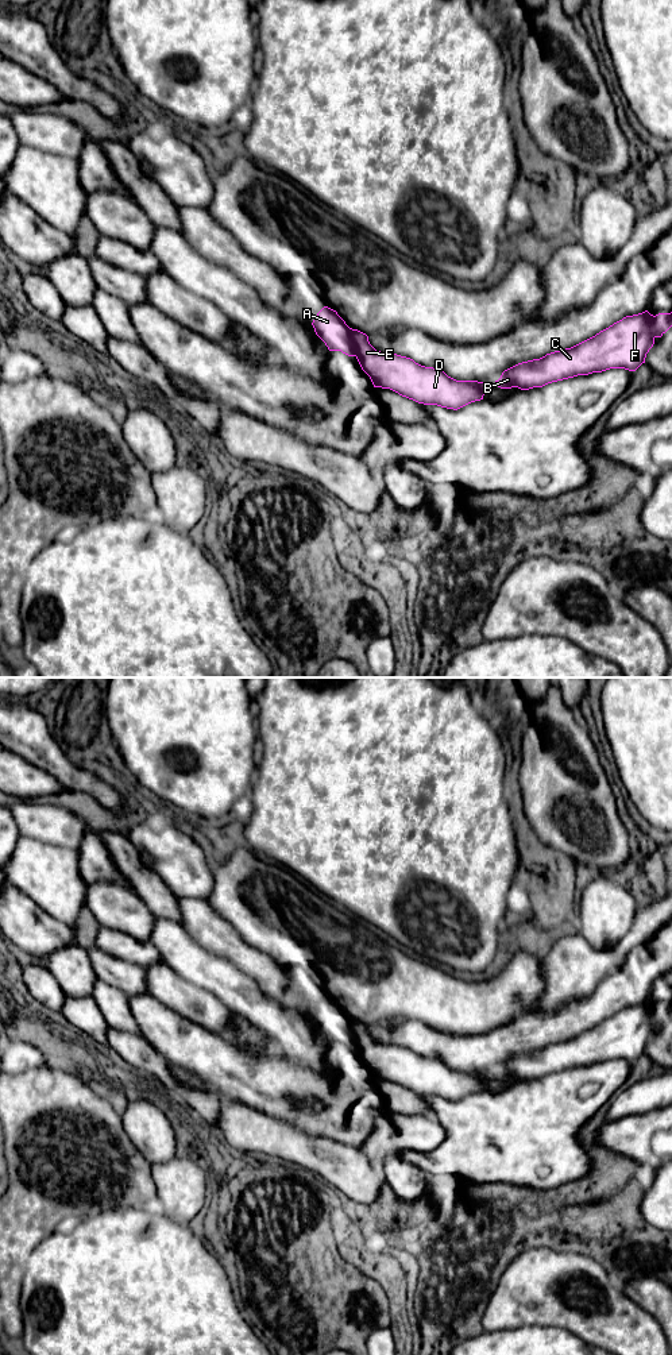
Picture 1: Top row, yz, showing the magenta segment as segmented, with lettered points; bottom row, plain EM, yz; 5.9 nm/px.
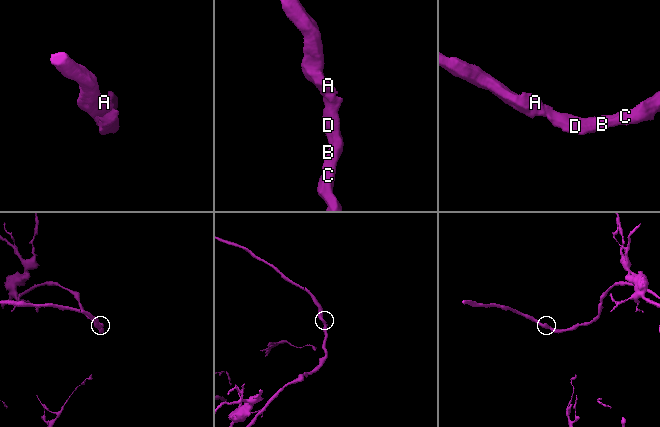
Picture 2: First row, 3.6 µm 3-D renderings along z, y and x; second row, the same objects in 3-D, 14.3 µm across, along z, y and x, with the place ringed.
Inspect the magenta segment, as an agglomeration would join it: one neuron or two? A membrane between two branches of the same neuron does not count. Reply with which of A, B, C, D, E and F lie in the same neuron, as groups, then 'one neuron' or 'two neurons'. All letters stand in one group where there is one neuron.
A B C D E F | one neuron

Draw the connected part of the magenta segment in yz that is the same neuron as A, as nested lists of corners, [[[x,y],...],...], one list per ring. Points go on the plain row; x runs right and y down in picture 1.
[[[328,997],[317,1004],[312,1016],[329,1042],[355,1047],[374,1078],[390,1080],[418,1095],[453,1101],[483,1090],[484,1073],[456,1072],[441,1059],[425,1058],[410,1049],[376,1042],[366,1024],[349,1019]]]

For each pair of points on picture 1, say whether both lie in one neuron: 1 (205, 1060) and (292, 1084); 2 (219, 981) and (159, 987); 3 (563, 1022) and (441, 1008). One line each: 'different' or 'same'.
1: same
2: different
3: different

